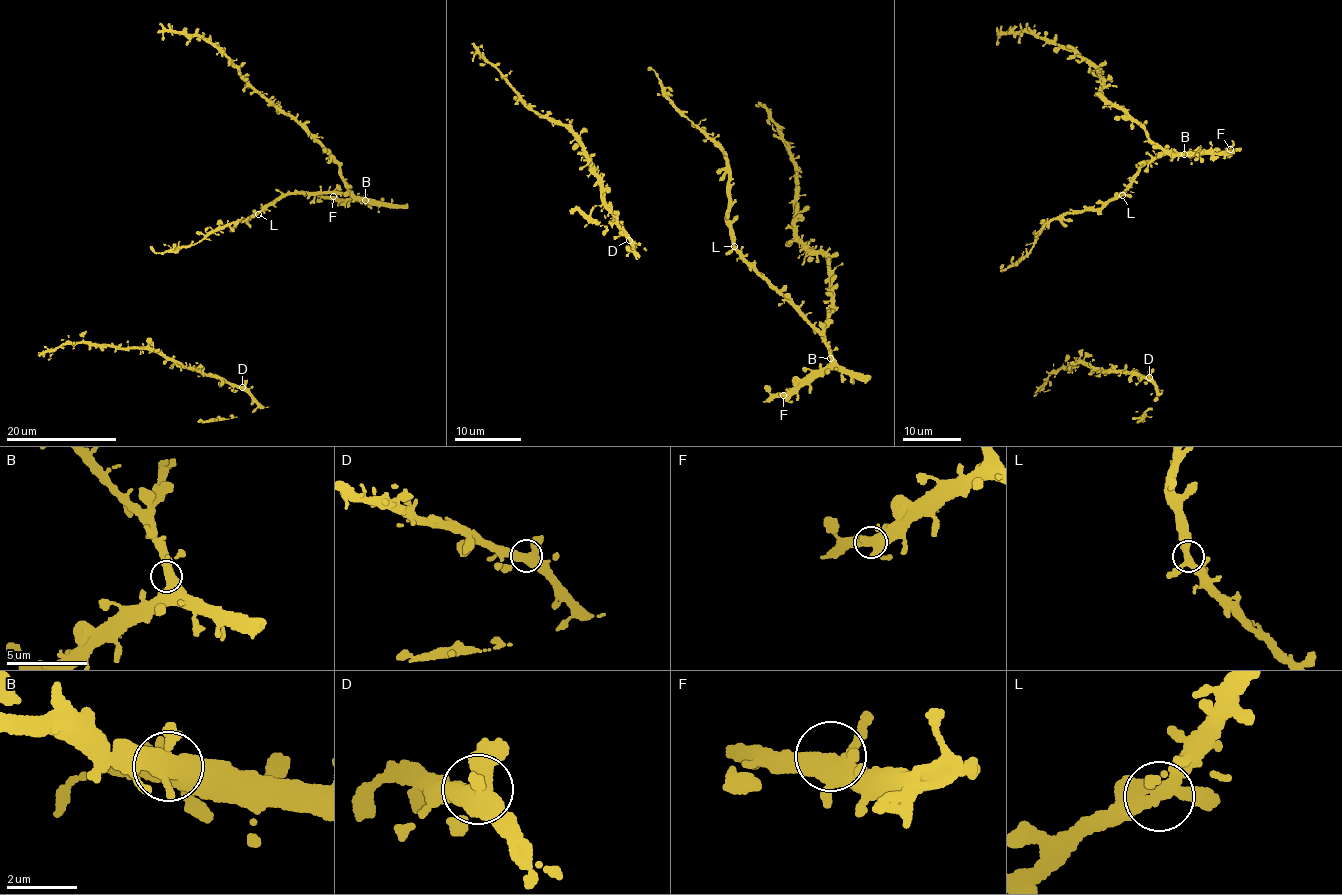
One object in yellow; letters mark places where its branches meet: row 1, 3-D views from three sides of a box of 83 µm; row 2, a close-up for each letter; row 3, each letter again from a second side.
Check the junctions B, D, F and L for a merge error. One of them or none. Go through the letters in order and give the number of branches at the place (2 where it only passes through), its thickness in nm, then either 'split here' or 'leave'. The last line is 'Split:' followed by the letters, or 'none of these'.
B: 4 | 360 nm | leave
D: 4 | 400 nm | leave
F: 4 | 400 nm | leave
L: 4 | 400 nm | leave
Split: none of these

